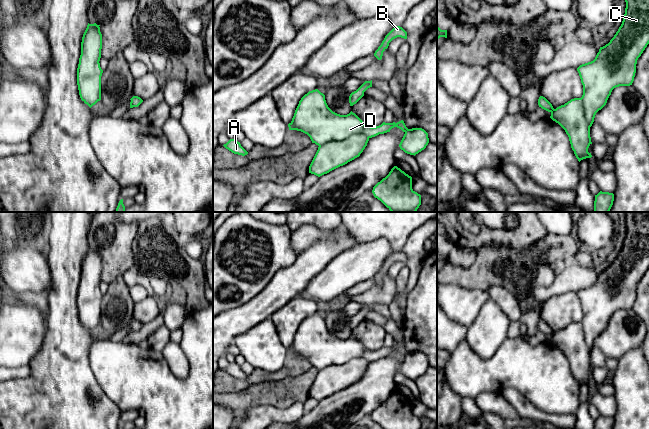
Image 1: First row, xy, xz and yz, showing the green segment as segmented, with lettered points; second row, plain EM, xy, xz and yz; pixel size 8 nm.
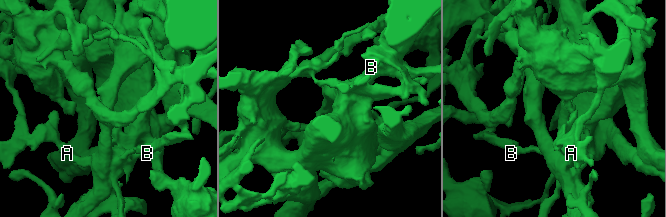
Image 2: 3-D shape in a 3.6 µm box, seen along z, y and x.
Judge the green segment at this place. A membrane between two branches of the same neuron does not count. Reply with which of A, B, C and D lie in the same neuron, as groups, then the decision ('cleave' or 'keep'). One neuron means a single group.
groups A C / B D; cleave

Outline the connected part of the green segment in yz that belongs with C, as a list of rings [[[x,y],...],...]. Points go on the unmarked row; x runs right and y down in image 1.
[[[626,212],[624,224],[625,238],[614,261],[608,268],[600,271],[593,285],[577,292],[583,309],[581,324],[589,352],[594,346],[596,337],[606,329],[612,314],[619,310],[632,309],[637,284],[649,268],[649,212]]]

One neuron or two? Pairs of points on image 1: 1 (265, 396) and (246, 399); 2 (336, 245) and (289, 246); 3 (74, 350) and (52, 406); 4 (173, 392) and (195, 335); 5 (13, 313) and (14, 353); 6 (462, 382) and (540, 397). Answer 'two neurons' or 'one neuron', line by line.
1: one neuron
2: two neurons
3: one neuron
4: one neuron
5: one neuron
6: one neuron

